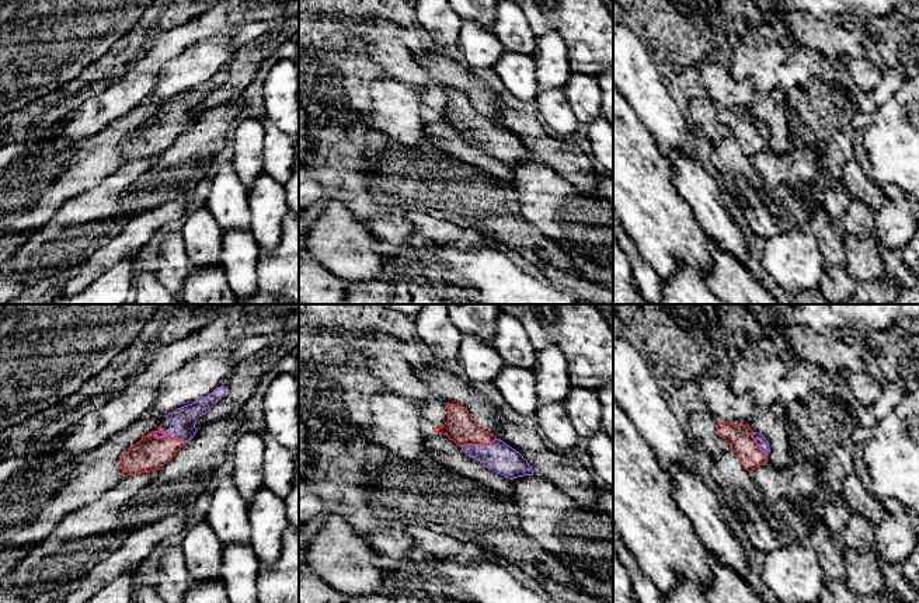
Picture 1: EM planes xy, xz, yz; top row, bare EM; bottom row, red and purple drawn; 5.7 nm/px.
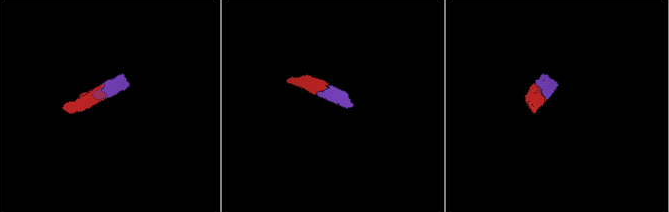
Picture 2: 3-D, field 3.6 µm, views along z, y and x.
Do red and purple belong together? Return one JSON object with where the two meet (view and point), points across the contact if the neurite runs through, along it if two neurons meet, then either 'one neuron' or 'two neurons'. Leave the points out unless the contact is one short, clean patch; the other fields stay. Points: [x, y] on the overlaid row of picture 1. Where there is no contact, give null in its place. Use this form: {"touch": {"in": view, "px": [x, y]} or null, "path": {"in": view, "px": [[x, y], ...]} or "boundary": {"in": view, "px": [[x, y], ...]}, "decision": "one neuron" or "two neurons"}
{"touch": {"in": "xy", "px": [170, 436]}, "path": {"in": "xy", "px": [[150, 453], [170, 436], [184, 425], [184, 418]]}, "decision": "one neuron"}

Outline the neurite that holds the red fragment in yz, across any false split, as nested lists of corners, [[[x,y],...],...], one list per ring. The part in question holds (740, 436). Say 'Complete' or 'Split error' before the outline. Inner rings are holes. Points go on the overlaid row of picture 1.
Split error. [[[721,422],[717,425],[717,432],[730,443],[731,450],[738,454],[744,468],[749,473],[767,461],[770,447],[766,438],[753,432],[748,424]]]

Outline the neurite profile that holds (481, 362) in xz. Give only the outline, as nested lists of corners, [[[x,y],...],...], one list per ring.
[[[462,334],[457,360],[463,366],[467,379],[481,383],[492,383],[505,366],[491,344],[483,344],[470,334]]]

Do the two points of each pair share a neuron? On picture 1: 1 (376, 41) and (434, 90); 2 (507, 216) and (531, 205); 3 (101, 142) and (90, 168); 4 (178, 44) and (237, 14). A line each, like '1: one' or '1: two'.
1: one
2: two
3: one
4: one

